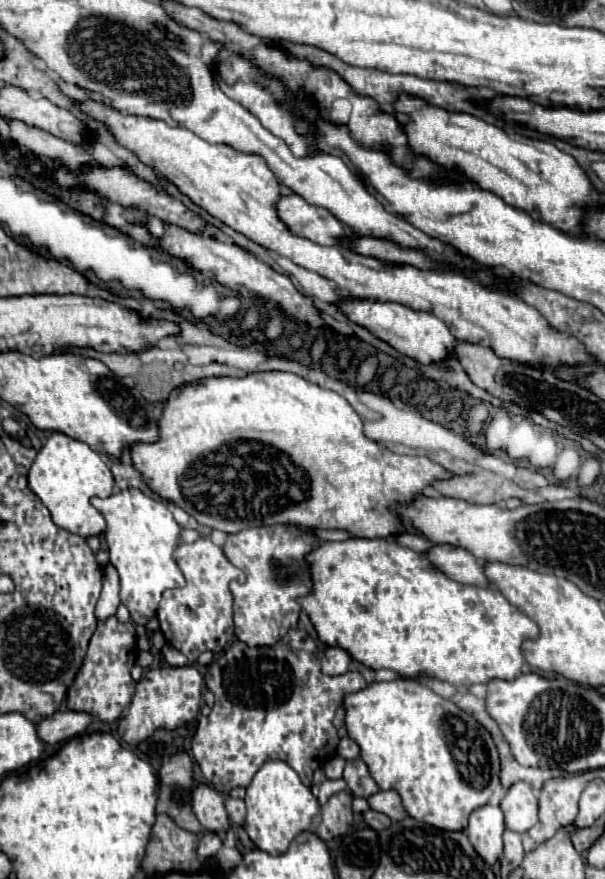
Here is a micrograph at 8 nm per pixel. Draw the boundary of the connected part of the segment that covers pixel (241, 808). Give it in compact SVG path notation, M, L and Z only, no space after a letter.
M228 798L226 800L226 810L230 814L230 820L236 824L242 824L246 818L246 804L240 798Z

